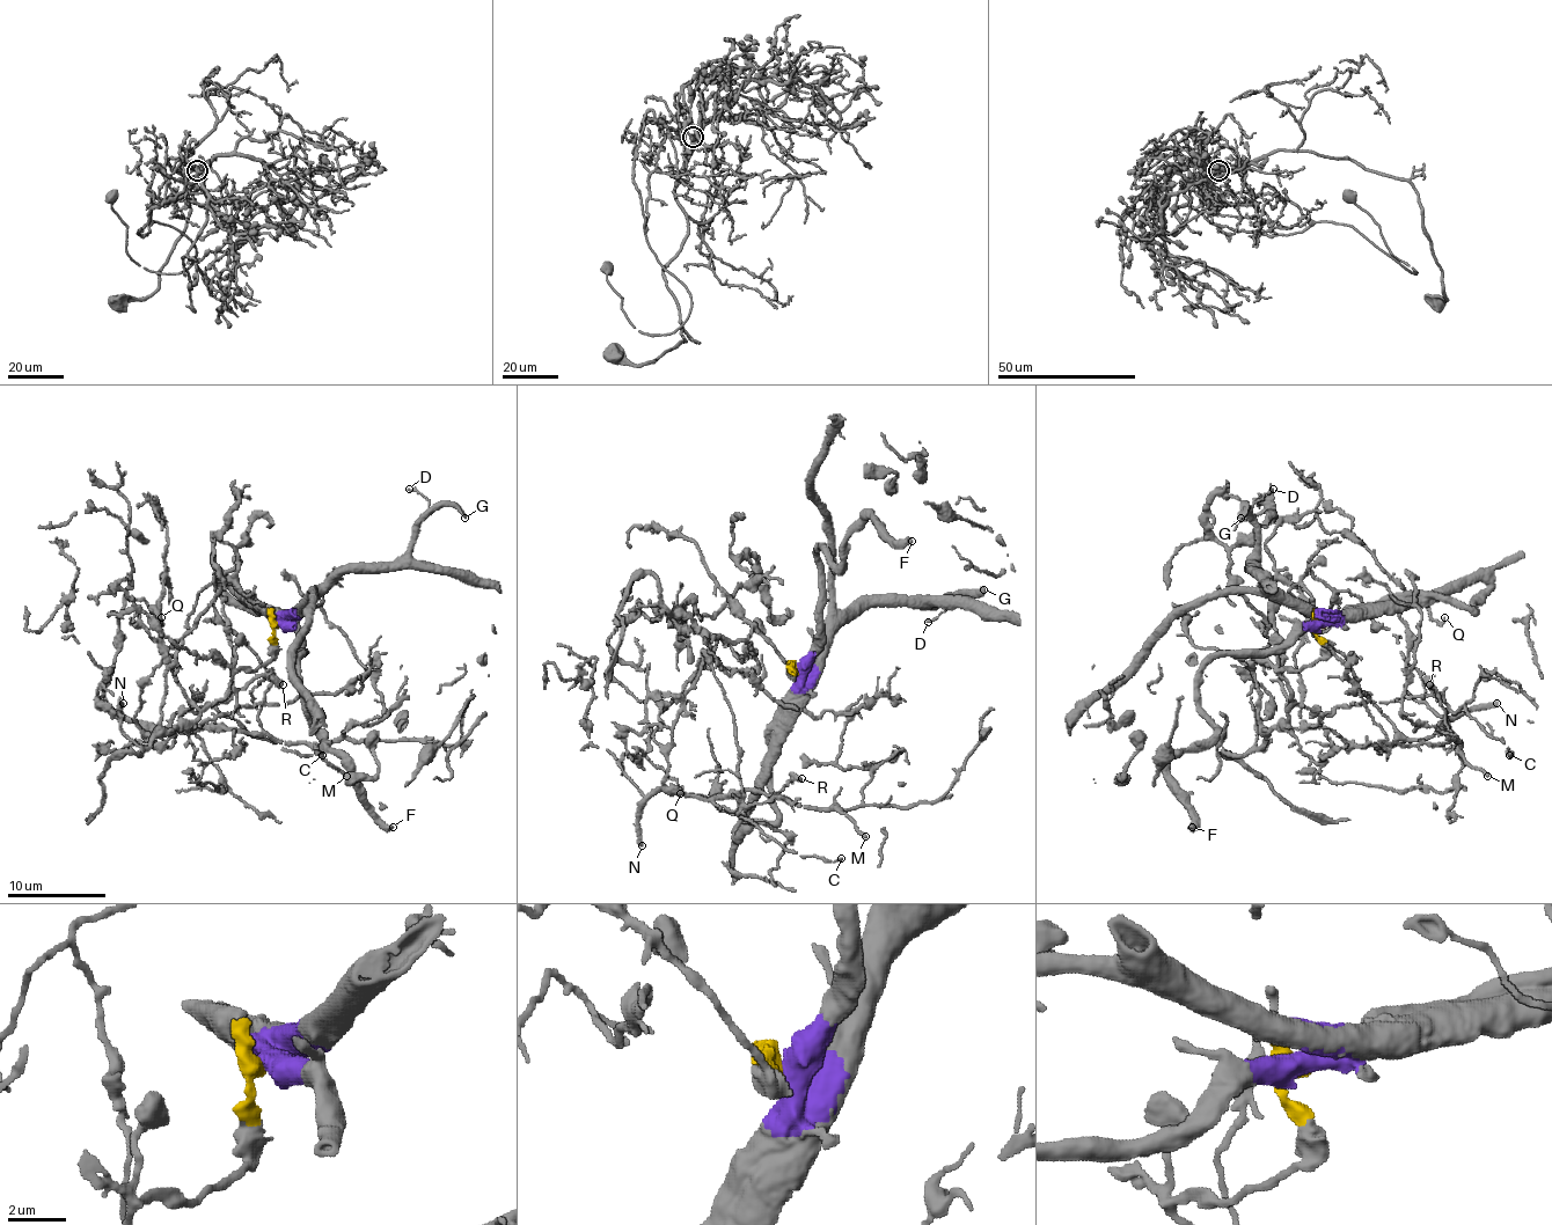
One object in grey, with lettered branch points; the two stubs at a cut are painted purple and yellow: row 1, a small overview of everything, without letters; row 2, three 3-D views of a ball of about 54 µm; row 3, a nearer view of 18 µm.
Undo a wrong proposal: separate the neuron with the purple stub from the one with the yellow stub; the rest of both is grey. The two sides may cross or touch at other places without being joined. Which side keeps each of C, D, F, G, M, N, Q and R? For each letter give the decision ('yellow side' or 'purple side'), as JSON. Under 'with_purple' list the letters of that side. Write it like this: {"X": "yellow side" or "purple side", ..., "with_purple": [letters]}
{"C": "yellow side", "D": "purple side", "F": "purple side", "G": "purple side", "M": "yellow side", "N": "yellow side", "Q": "yellow side", "R": "yellow side", "with_purple": ["D", "F", "G"]}

